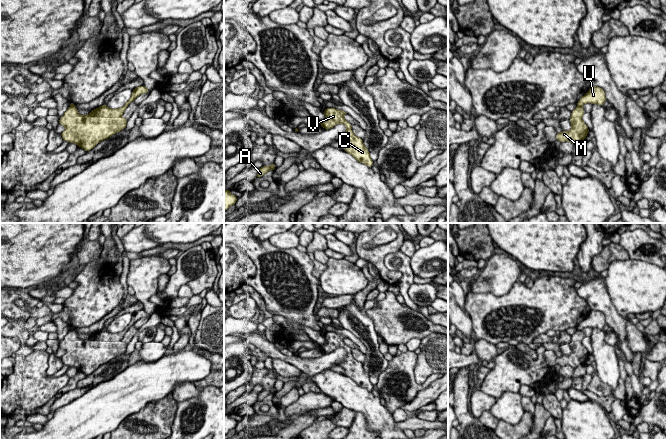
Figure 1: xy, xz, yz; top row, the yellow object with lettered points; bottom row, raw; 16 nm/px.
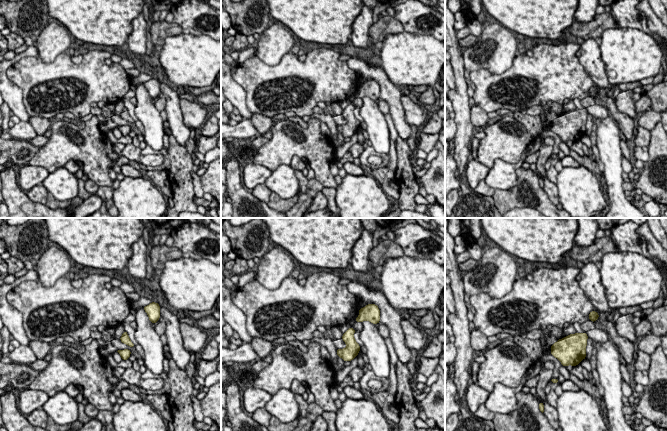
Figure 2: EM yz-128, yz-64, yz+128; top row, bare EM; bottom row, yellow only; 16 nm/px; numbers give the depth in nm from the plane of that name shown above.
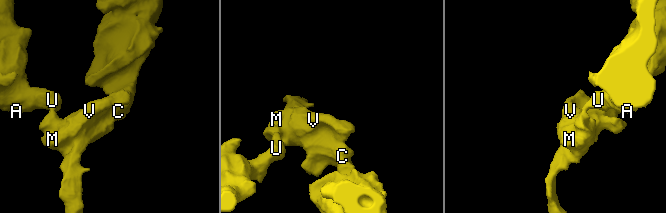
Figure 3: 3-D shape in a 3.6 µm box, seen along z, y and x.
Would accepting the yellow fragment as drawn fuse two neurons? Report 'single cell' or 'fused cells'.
fused cells

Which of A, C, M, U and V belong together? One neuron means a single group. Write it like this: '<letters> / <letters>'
A U / C M V

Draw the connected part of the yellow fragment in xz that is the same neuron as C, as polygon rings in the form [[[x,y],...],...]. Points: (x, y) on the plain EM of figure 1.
[[[326,332],[324,338],[326,343],[320,345],[320,349],[324,351],[325,354],[328,354],[339,347],[344,348],[347,355],[345,360],[339,365],[345,370],[343,374],[351,378],[358,386],[366,388],[368,391],[372,391],[374,386],[370,382],[368,373],[364,370],[363,363],[357,361],[353,357],[351,352],[352,348],[344,343],[344,339],[347,337],[335,332]]]

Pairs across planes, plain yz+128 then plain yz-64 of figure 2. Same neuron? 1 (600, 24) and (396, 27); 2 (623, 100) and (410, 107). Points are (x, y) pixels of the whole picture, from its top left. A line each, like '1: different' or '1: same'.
1: same
2: same

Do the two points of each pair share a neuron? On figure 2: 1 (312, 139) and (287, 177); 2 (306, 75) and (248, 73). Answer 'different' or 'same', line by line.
1: different
2: same

